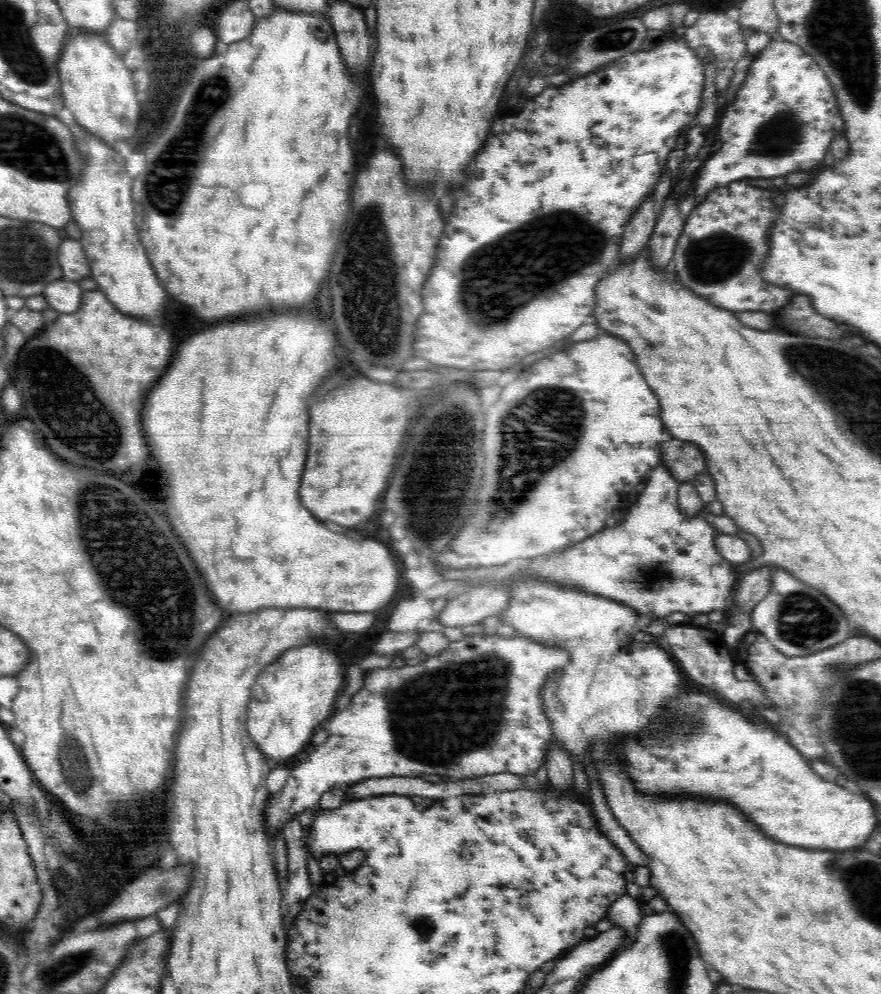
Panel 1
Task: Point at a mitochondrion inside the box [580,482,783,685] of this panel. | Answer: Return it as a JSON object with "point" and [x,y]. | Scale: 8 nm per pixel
{"point":[653,576]}

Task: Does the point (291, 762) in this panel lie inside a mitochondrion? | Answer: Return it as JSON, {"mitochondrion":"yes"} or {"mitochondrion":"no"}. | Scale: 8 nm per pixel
{"mitochondrion":"no"}

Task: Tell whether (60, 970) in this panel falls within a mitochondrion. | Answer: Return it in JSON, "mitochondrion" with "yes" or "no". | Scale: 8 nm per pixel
{"mitochondrion":"yes"}

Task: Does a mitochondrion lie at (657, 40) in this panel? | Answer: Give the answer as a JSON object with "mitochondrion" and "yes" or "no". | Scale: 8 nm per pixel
{"mitochondrion":"no"}

